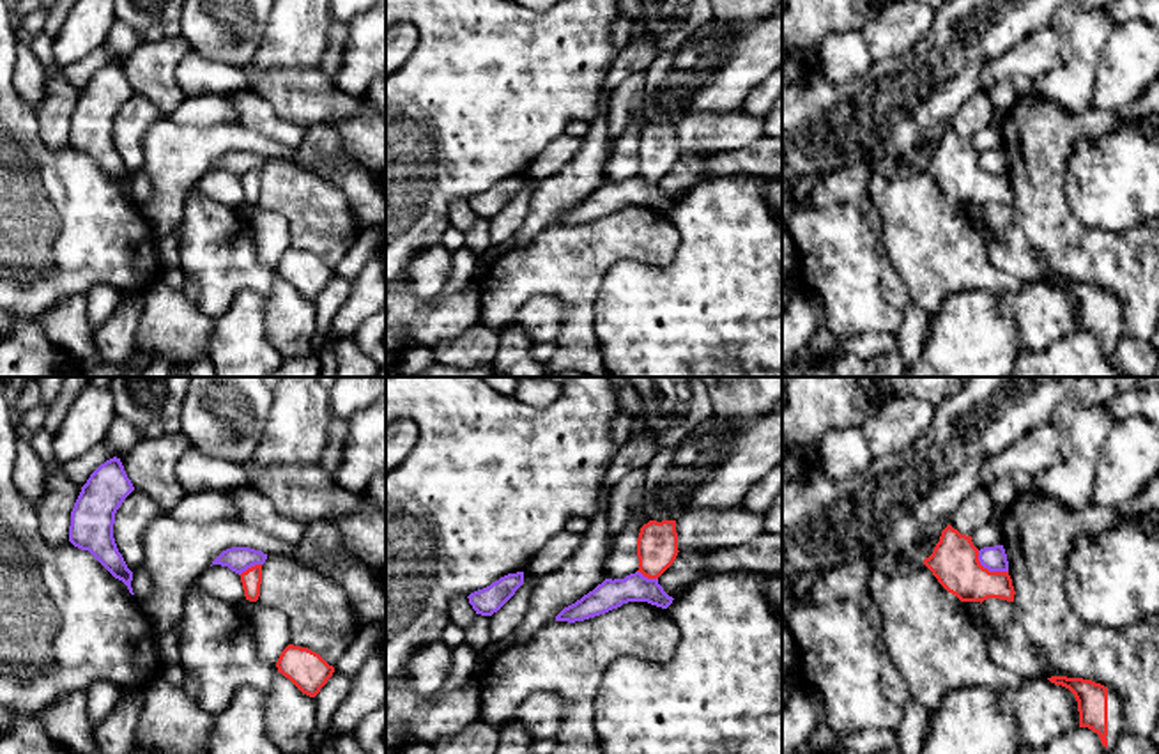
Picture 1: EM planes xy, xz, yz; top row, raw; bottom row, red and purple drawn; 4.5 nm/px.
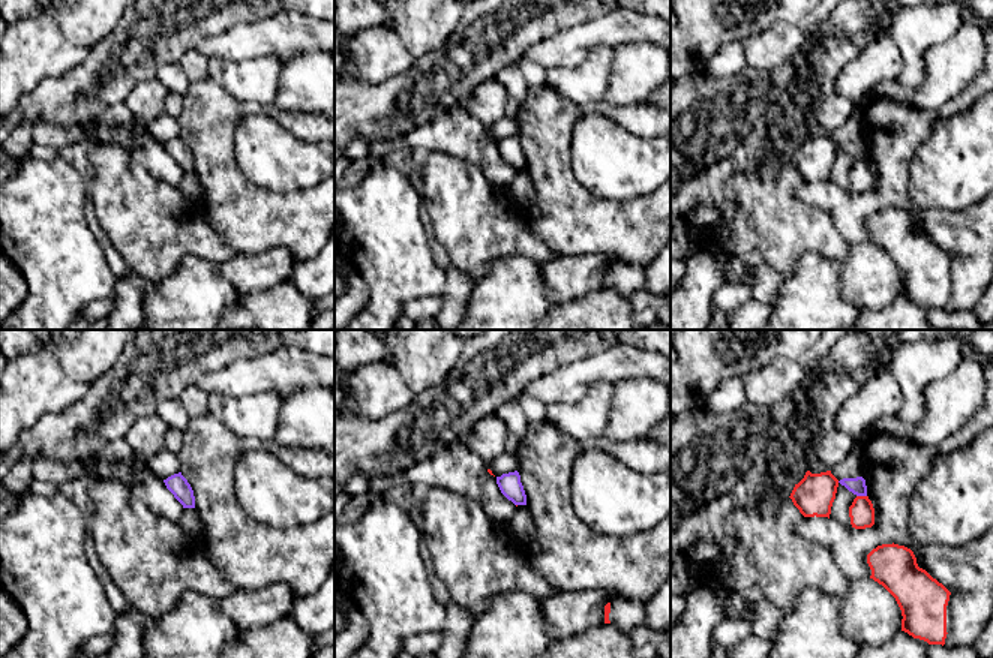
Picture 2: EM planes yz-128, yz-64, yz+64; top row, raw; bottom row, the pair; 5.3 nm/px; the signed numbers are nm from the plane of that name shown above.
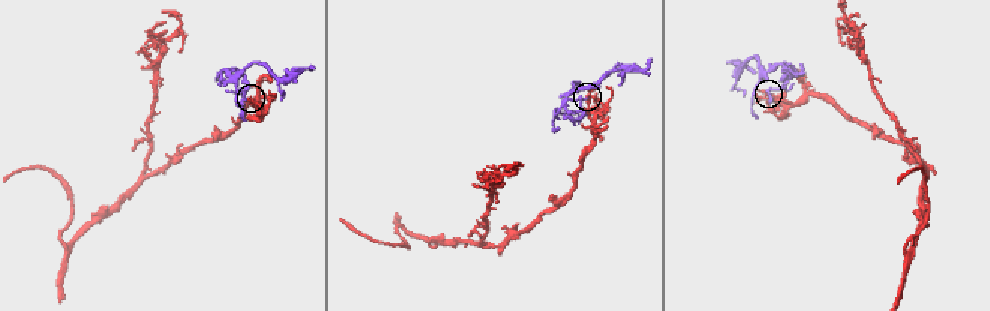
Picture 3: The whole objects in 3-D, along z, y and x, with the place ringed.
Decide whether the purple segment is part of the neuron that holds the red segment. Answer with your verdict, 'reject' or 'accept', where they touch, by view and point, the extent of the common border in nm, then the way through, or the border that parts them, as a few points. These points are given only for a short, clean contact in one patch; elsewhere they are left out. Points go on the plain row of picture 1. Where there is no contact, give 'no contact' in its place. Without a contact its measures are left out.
reject | yz (986, 172) | 170 nm | along yz (977, 154), (977, 163), (984, 170), (993, 176), (1007, 176)

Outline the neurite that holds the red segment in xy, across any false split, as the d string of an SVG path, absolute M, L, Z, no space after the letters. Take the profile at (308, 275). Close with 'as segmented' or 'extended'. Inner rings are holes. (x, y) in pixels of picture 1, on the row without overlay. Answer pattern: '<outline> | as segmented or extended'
M288 248L278 265L278 276L288 281L303 297L315 301L333 280L334 271L329 269L319 257Z | as segmented

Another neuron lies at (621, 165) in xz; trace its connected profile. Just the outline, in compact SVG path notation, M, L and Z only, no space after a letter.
M632 122L614 142L612 156L605 165L605 182L625 182L639 173L637 142L642 127Z

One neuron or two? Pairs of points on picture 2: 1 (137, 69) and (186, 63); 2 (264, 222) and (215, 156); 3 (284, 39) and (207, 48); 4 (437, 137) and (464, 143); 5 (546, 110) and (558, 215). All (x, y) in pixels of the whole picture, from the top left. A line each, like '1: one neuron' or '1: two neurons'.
1: two neurons
2: one neuron
3: one neuron
4: one neuron
5: one neuron

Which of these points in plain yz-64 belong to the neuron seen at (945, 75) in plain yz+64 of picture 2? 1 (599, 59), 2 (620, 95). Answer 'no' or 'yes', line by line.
1: no
2: yes

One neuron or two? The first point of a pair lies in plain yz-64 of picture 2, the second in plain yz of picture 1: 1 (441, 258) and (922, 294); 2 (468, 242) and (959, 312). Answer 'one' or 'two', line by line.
1: two
2: two

